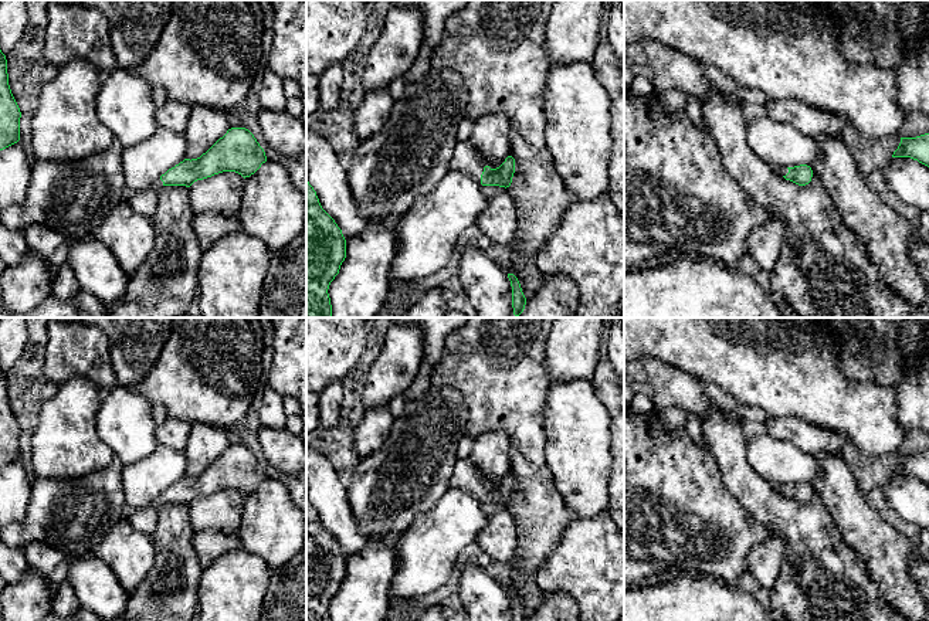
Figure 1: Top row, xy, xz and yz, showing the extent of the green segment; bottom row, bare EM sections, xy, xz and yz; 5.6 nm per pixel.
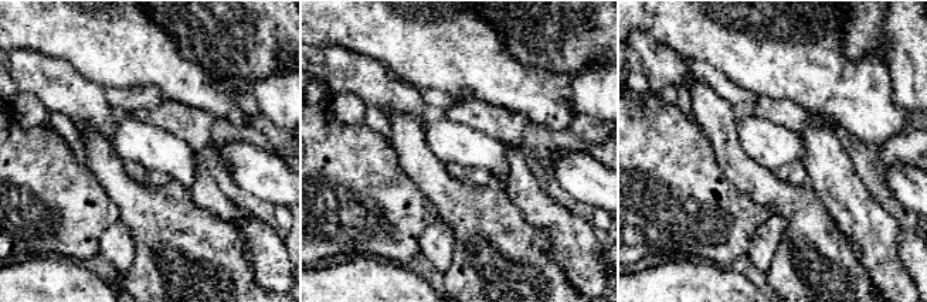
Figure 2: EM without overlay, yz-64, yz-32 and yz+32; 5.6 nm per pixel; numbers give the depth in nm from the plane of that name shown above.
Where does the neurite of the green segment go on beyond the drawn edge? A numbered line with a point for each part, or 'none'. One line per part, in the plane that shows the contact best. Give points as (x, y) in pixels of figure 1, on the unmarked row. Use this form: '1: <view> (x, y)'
1: xz (467, 475)

